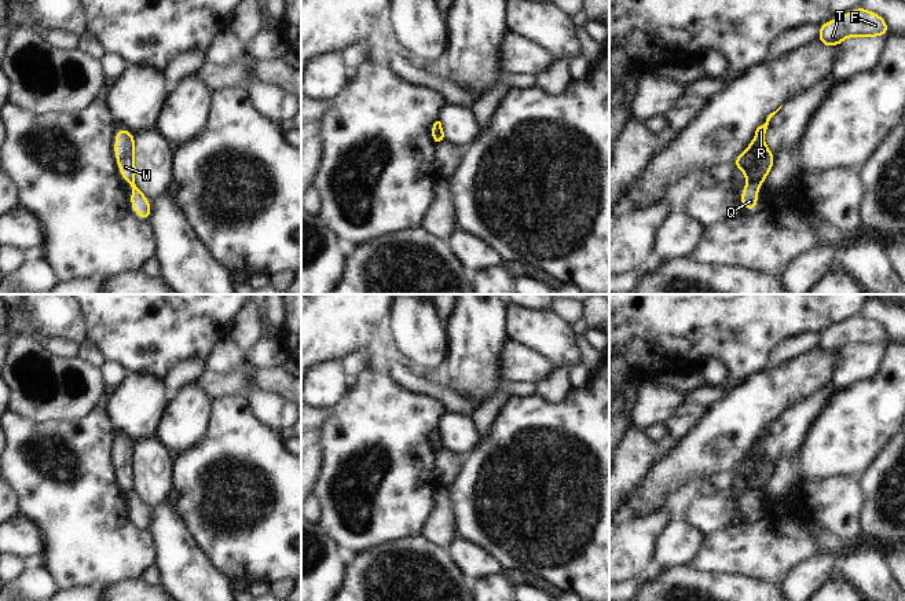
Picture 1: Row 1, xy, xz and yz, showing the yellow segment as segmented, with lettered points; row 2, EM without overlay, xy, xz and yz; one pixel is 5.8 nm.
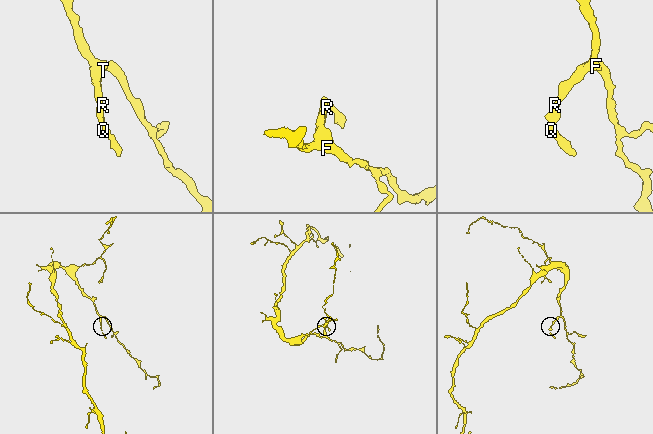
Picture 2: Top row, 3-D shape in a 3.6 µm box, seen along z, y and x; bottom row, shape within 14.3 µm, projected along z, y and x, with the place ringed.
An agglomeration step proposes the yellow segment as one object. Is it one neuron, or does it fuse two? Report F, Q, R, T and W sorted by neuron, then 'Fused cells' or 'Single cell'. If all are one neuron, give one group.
Groups: F R T W / Q. Fused cells.

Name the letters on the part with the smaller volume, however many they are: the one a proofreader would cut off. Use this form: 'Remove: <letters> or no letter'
Remove: Q.

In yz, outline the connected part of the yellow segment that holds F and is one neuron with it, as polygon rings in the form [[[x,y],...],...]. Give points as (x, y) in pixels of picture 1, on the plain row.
[[[864,315],[850,318],[818,334],[818,349],[824,356],[838,353],[847,345],[884,345],[890,338],[886,327]]]

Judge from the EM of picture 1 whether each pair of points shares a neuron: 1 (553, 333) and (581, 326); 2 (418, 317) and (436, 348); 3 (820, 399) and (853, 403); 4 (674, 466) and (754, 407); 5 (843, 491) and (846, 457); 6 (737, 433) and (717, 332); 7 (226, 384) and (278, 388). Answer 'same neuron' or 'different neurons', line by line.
1: different neurons
2: same neuron
3: different neurons
4: same neuron
5: different neurons
6: different neurons
7: same neuron

